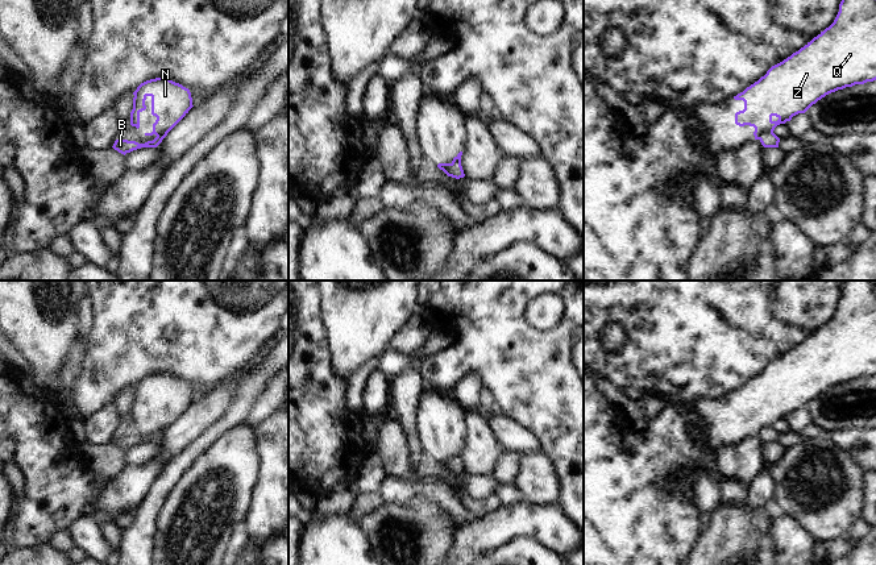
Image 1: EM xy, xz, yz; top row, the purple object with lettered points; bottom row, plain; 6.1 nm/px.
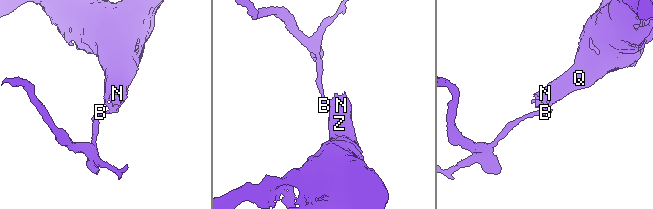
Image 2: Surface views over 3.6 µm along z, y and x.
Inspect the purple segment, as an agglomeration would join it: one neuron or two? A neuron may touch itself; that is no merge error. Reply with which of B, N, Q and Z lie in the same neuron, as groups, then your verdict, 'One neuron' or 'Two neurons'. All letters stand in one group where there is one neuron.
Groups: B / N Q Z. Two neurons

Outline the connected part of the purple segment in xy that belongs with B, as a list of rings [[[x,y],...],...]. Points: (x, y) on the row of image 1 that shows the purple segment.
[[[163,136],[155,137],[153,141],[148,141],[145,144],[138,144],[136,141],[128,140],[116,140],[112,148],[125,155],[126,153],[130,153],[141,148],[157,148],[163,138]]]

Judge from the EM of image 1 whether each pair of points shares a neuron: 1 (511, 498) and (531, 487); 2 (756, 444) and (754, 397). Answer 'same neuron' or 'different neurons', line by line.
1: different neurons
2: different neurons

